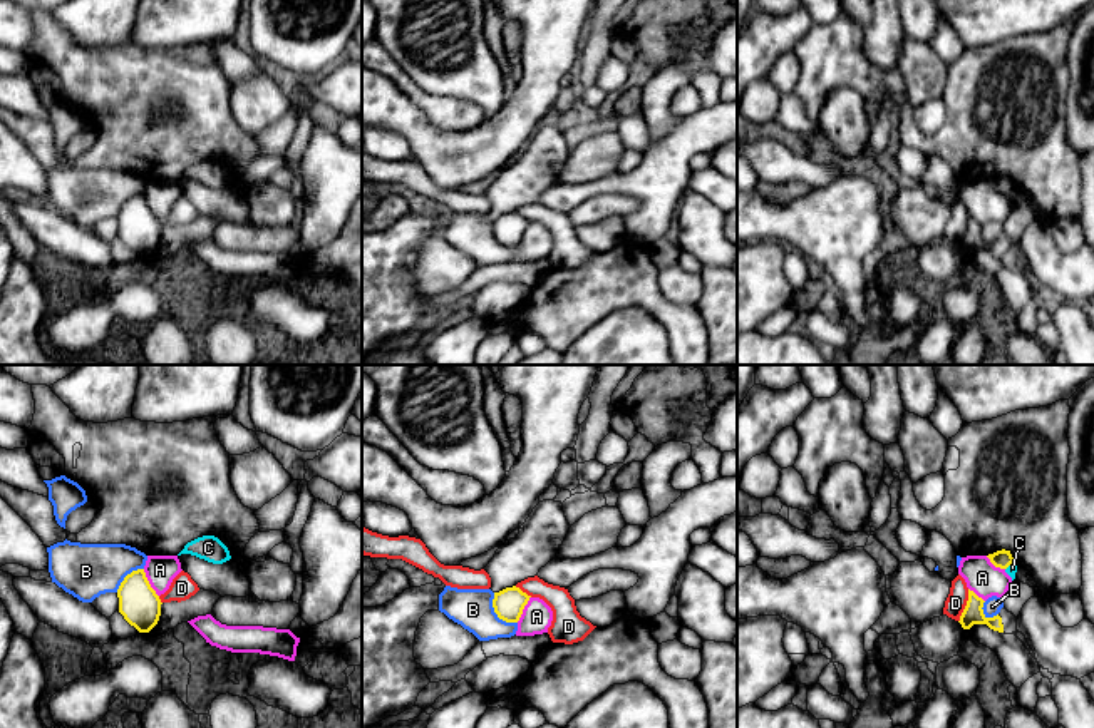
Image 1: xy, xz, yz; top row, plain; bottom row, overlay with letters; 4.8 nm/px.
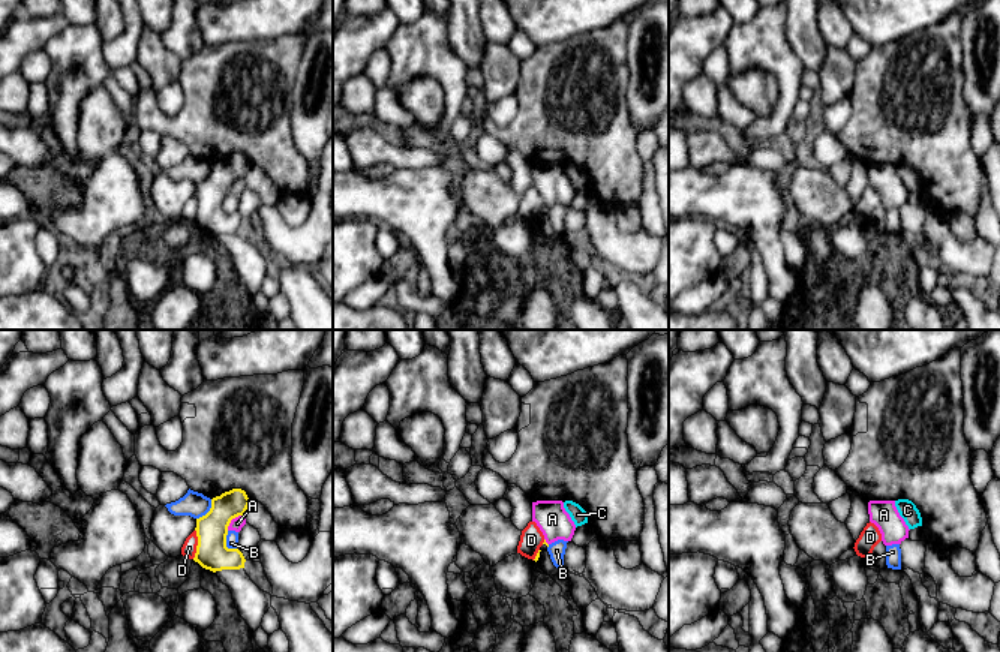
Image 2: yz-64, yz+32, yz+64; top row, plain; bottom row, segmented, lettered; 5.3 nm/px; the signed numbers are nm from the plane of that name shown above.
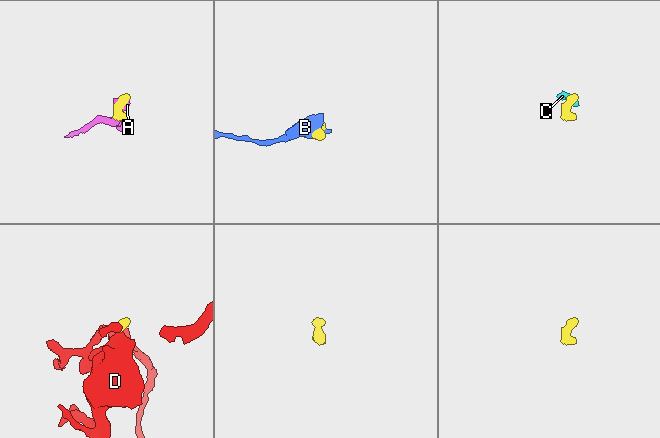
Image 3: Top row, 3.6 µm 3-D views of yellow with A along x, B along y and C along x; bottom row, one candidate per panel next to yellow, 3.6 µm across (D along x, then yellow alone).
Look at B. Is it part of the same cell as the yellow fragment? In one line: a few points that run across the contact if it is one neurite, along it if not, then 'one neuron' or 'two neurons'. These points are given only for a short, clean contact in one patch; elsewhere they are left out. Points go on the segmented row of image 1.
two neurons

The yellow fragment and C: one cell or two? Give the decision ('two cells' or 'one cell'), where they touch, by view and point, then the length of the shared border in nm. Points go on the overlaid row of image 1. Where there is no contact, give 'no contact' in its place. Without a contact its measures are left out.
two cells; meets yellow in yz at (1009, 564); contact 60 nm long

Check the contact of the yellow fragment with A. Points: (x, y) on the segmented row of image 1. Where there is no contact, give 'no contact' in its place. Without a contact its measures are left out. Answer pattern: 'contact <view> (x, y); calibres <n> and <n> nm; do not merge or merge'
contact xy (148, 583); calibres 200 and 140 nm; do not merge

